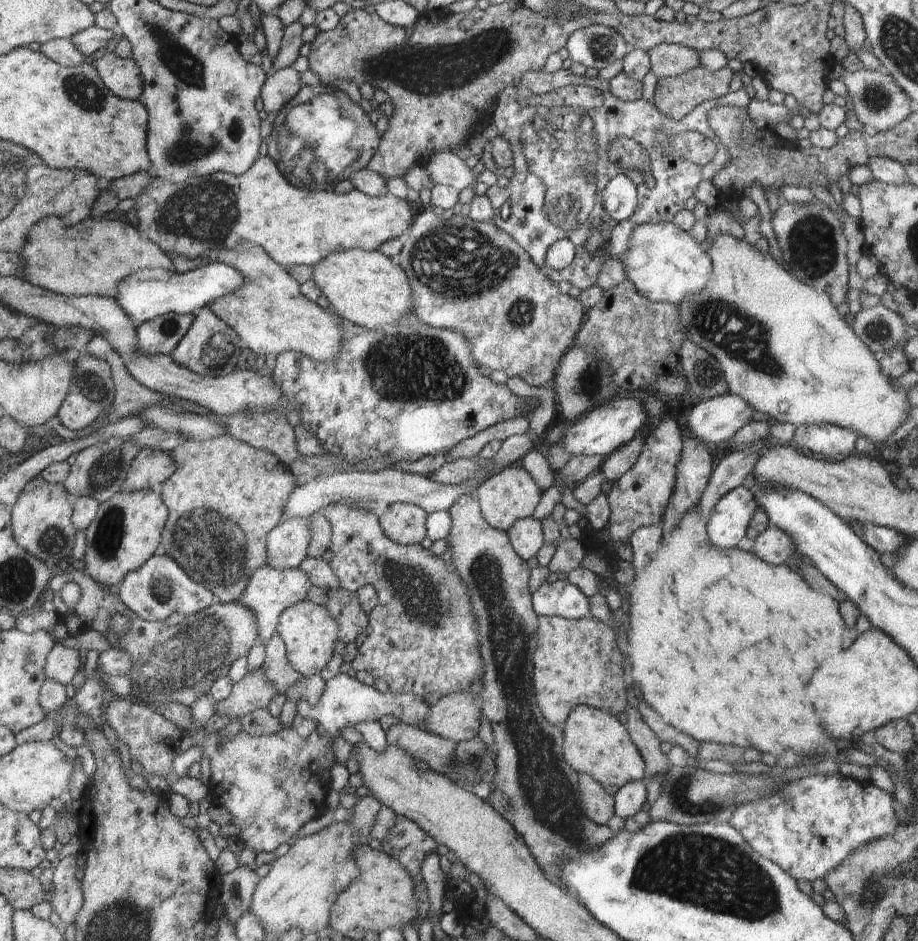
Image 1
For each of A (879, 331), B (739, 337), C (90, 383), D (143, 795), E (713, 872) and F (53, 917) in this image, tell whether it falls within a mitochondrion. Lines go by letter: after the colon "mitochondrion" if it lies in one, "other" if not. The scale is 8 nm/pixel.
A: mitochondrion
B: mitochondrion
C: mitochondrion
D: other
E: mitochondrion
F: other

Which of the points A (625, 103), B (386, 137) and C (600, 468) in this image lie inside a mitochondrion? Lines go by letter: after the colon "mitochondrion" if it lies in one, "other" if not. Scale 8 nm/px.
A: other
B: other
C: other

